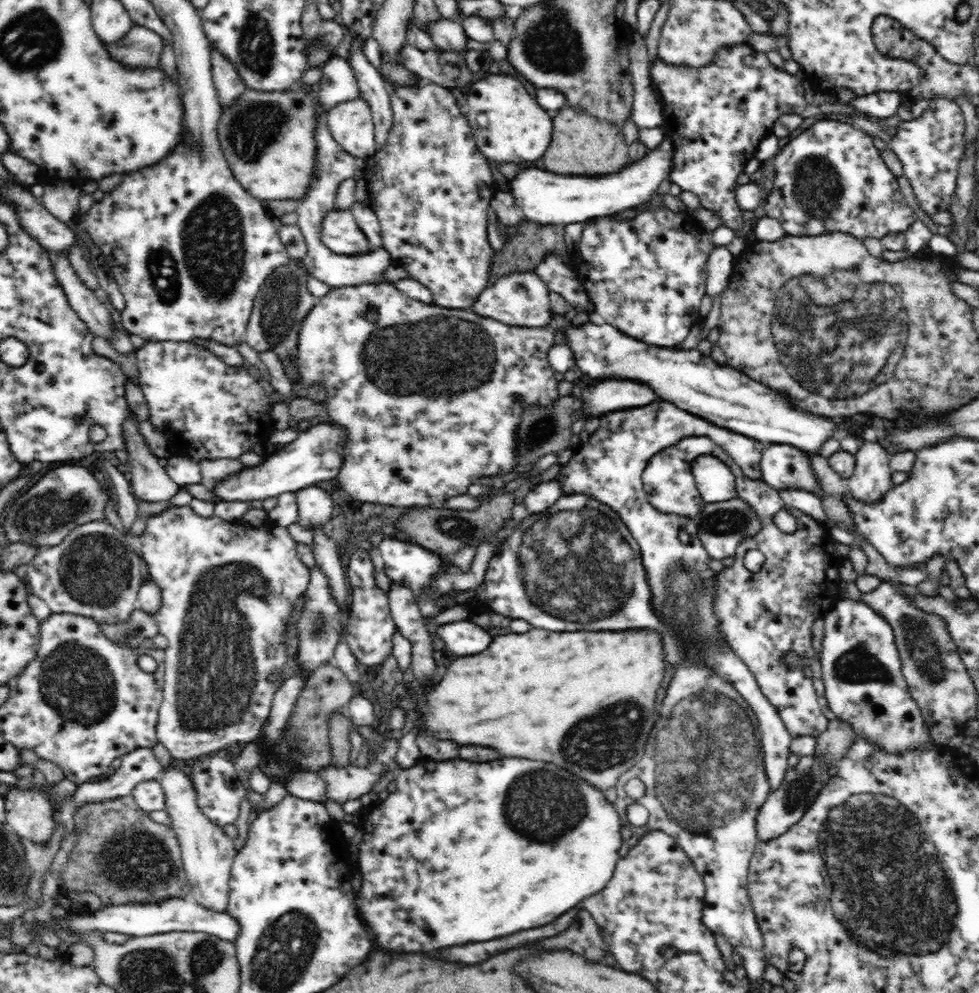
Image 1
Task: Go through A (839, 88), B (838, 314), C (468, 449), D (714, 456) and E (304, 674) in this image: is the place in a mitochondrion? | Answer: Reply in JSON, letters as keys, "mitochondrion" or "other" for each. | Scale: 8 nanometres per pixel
{"A":"other","B":"mitochondrion","C":"other","D":"other","E":"other"}

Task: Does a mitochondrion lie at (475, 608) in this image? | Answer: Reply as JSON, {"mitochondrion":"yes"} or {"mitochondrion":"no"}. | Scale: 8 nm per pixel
{"mitochondrion":"no"}

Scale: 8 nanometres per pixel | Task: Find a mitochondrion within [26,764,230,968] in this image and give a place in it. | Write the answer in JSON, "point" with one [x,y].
{"point":[113,861]}

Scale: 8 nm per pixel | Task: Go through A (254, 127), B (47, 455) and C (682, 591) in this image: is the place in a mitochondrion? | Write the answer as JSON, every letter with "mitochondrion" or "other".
{"A":"mitochondrion","B":"other","C":"mitochondrion"}

